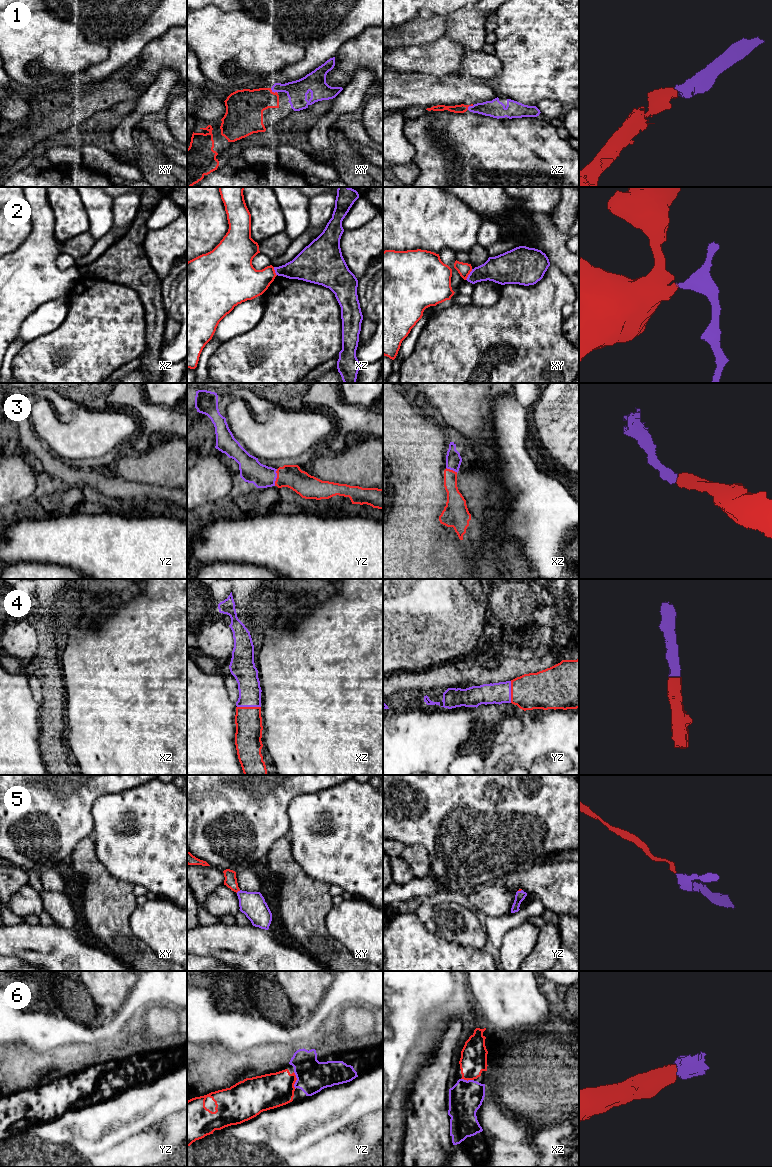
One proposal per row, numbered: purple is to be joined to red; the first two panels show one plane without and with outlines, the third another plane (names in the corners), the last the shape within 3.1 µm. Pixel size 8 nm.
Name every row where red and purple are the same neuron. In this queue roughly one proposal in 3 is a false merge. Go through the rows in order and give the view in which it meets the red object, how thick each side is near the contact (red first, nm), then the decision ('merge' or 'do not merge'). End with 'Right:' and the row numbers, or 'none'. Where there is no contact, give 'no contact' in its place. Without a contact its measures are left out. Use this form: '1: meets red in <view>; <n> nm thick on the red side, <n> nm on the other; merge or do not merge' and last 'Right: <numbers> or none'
1: meets red in xy; 280 nm thick on the red side, 170 nm on the other; merge
2: meets red in xy; 110 nm thick on the red side, 220 nm on the other; do not merge
3: meets red in yz; 190 nm thick on the red side, 190 nm on the other; merge
4: meets red in xz; 220 nm thick on the red side, 180 nm on the other; merge
5: meets red in xy; 100 nm thick on the red side, 200 nm on the other; merge
6: meets red in yz; 280 nm thick on the red side, 260 nm on the other; merge
Right: 1, 3, 4, 5, 6

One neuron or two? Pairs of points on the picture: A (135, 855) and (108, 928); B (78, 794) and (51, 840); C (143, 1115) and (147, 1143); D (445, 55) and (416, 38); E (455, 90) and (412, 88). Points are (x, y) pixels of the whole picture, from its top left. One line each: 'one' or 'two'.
A: two
B: one
C: two
D: two
E: one

